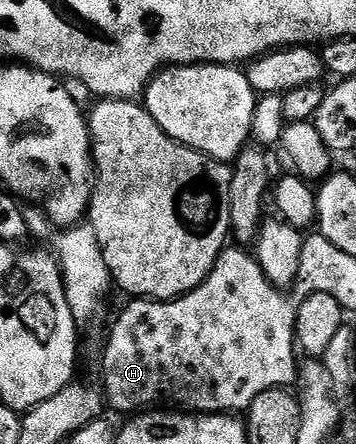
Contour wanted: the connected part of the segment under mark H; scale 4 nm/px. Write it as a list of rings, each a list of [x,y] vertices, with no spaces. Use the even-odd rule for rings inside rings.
[[[231,248],[223,249],[221,256],[216,260],[216,264],[212,268],[212,272],[205,280],[198,285],[195,290],[188,292],[182,298],[173,298],[170,302],[156,302],[153,300],[130,300],[127,301],[127,306],[123,308],[122,311],[118,314],[118,319],[114,322],[114,327],[110,330],[110,339],[106,342],[106,355],[102,358],[102,382],[106,385],[106,390],[104,389],[104,402],[107,407],[110,406],[118,414],[126,414],[125,416],[137,416],[143,412],[170,412],[177,408],[182,412],[189,412],[191,414],[225,414],[227,412],[238,412],[234,410],[239,410],[239,412],[245,412],[250,409],[252,400],[256,400],[256,396],[260,396],[260,392],[268,392],[269,390],[276,390],[279,388],[289,387],[291,384],[290,381],[297,379],[300,374],[299,367],[294,366],[294,350],[296,351],[296,338],[292,333],[294,328],[294,323],[298,321],[298,307],[300,305],[299,299],[296,297],[289,298],[291,295],[289,293],[283,292],[277,289],[269,280],[264,276],[264,272],[260,268],[257,257],[253,253],[245,254],[245,249],[234,248],[238,250],[230,250]]]

